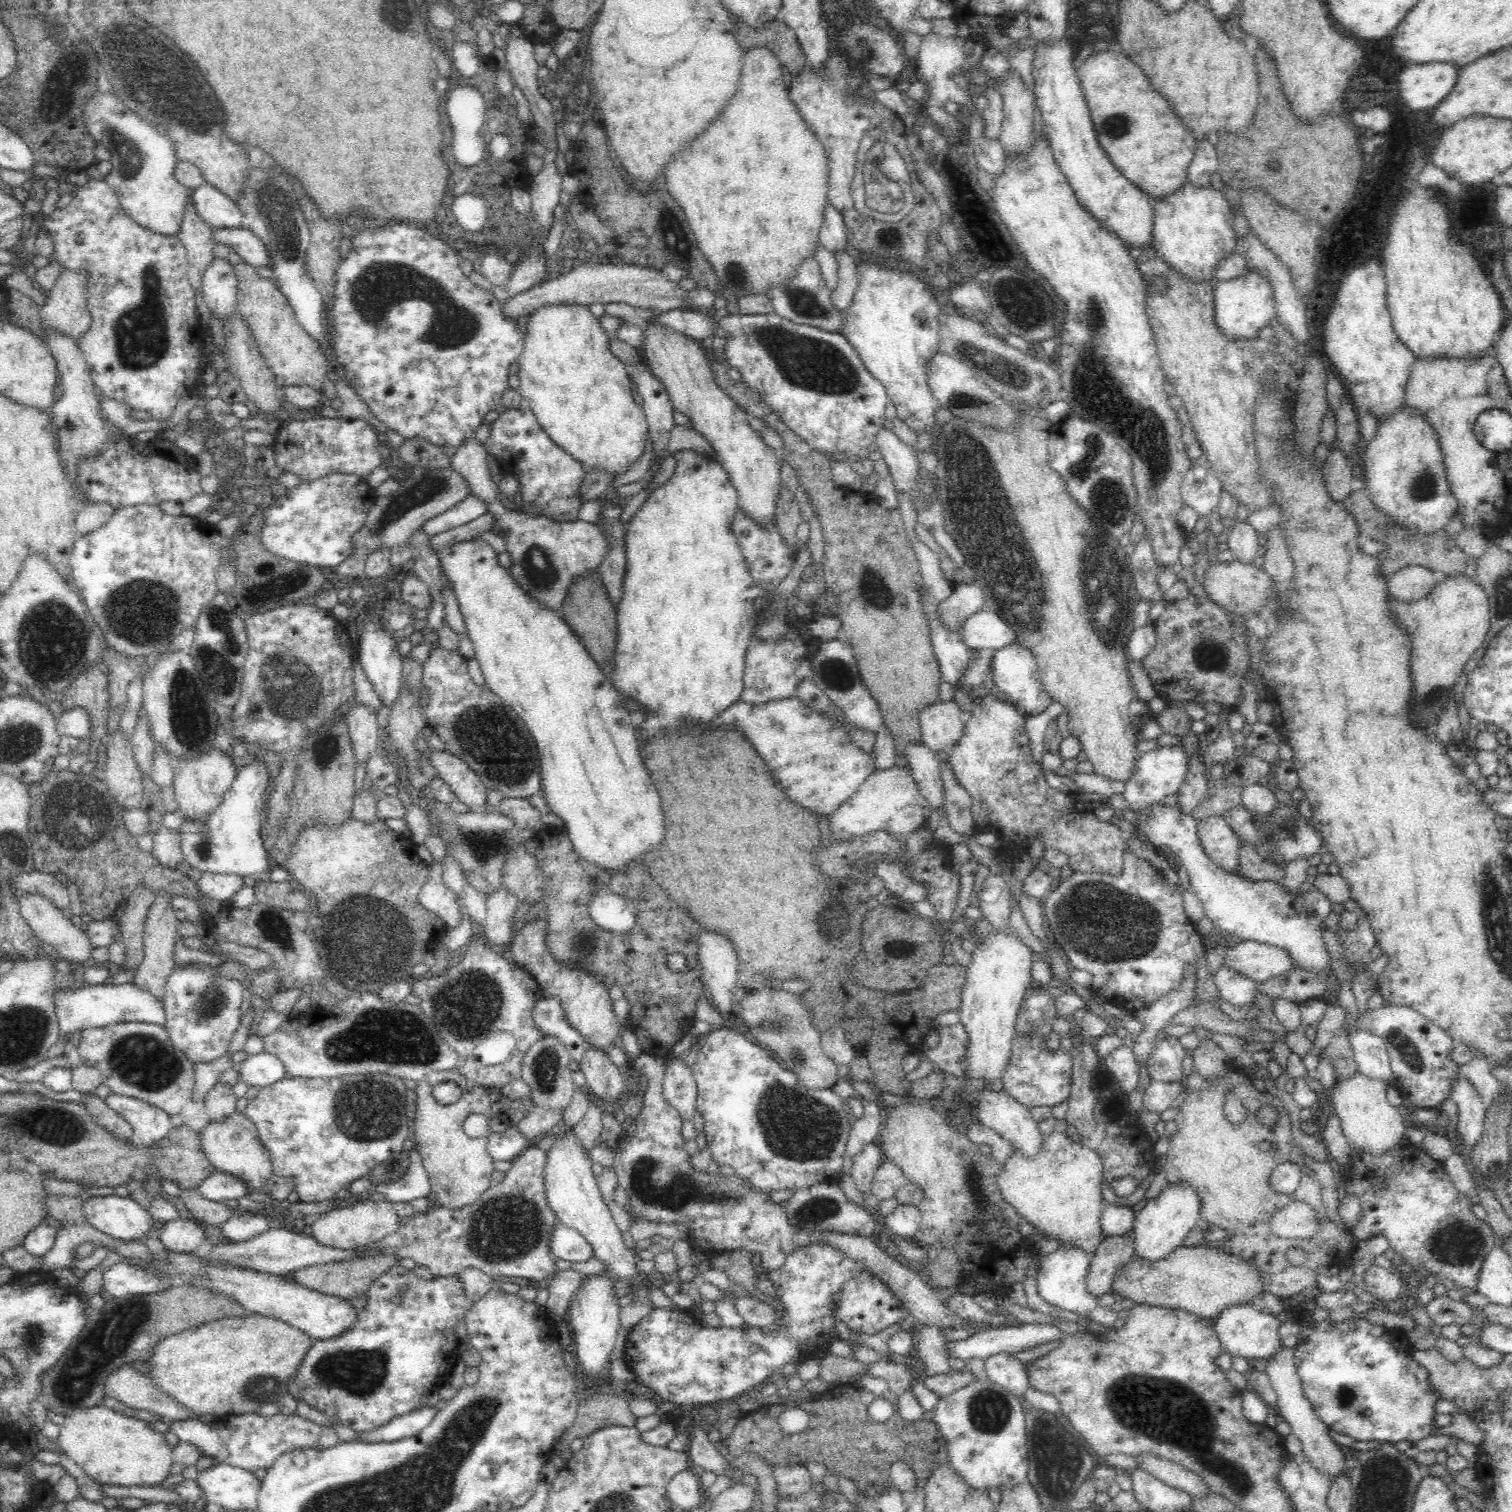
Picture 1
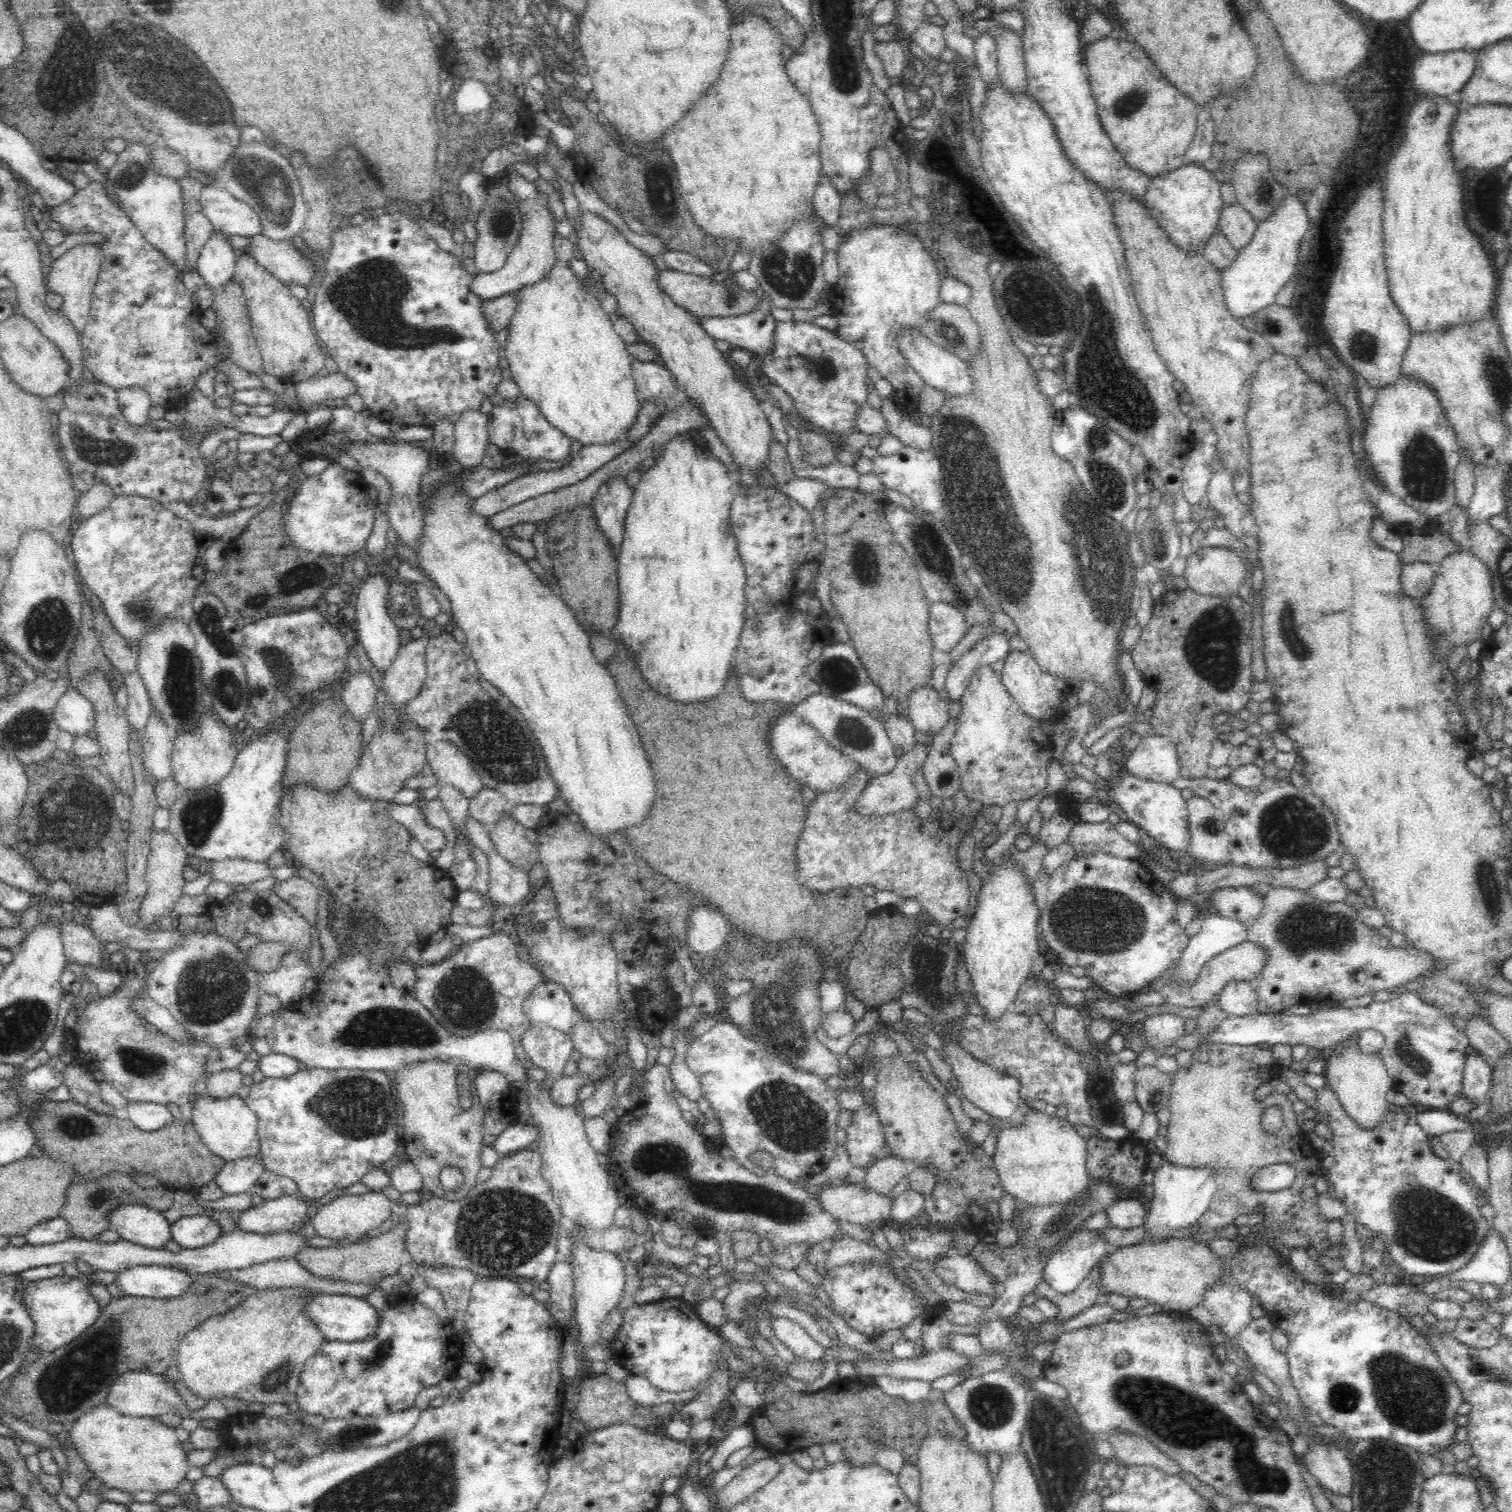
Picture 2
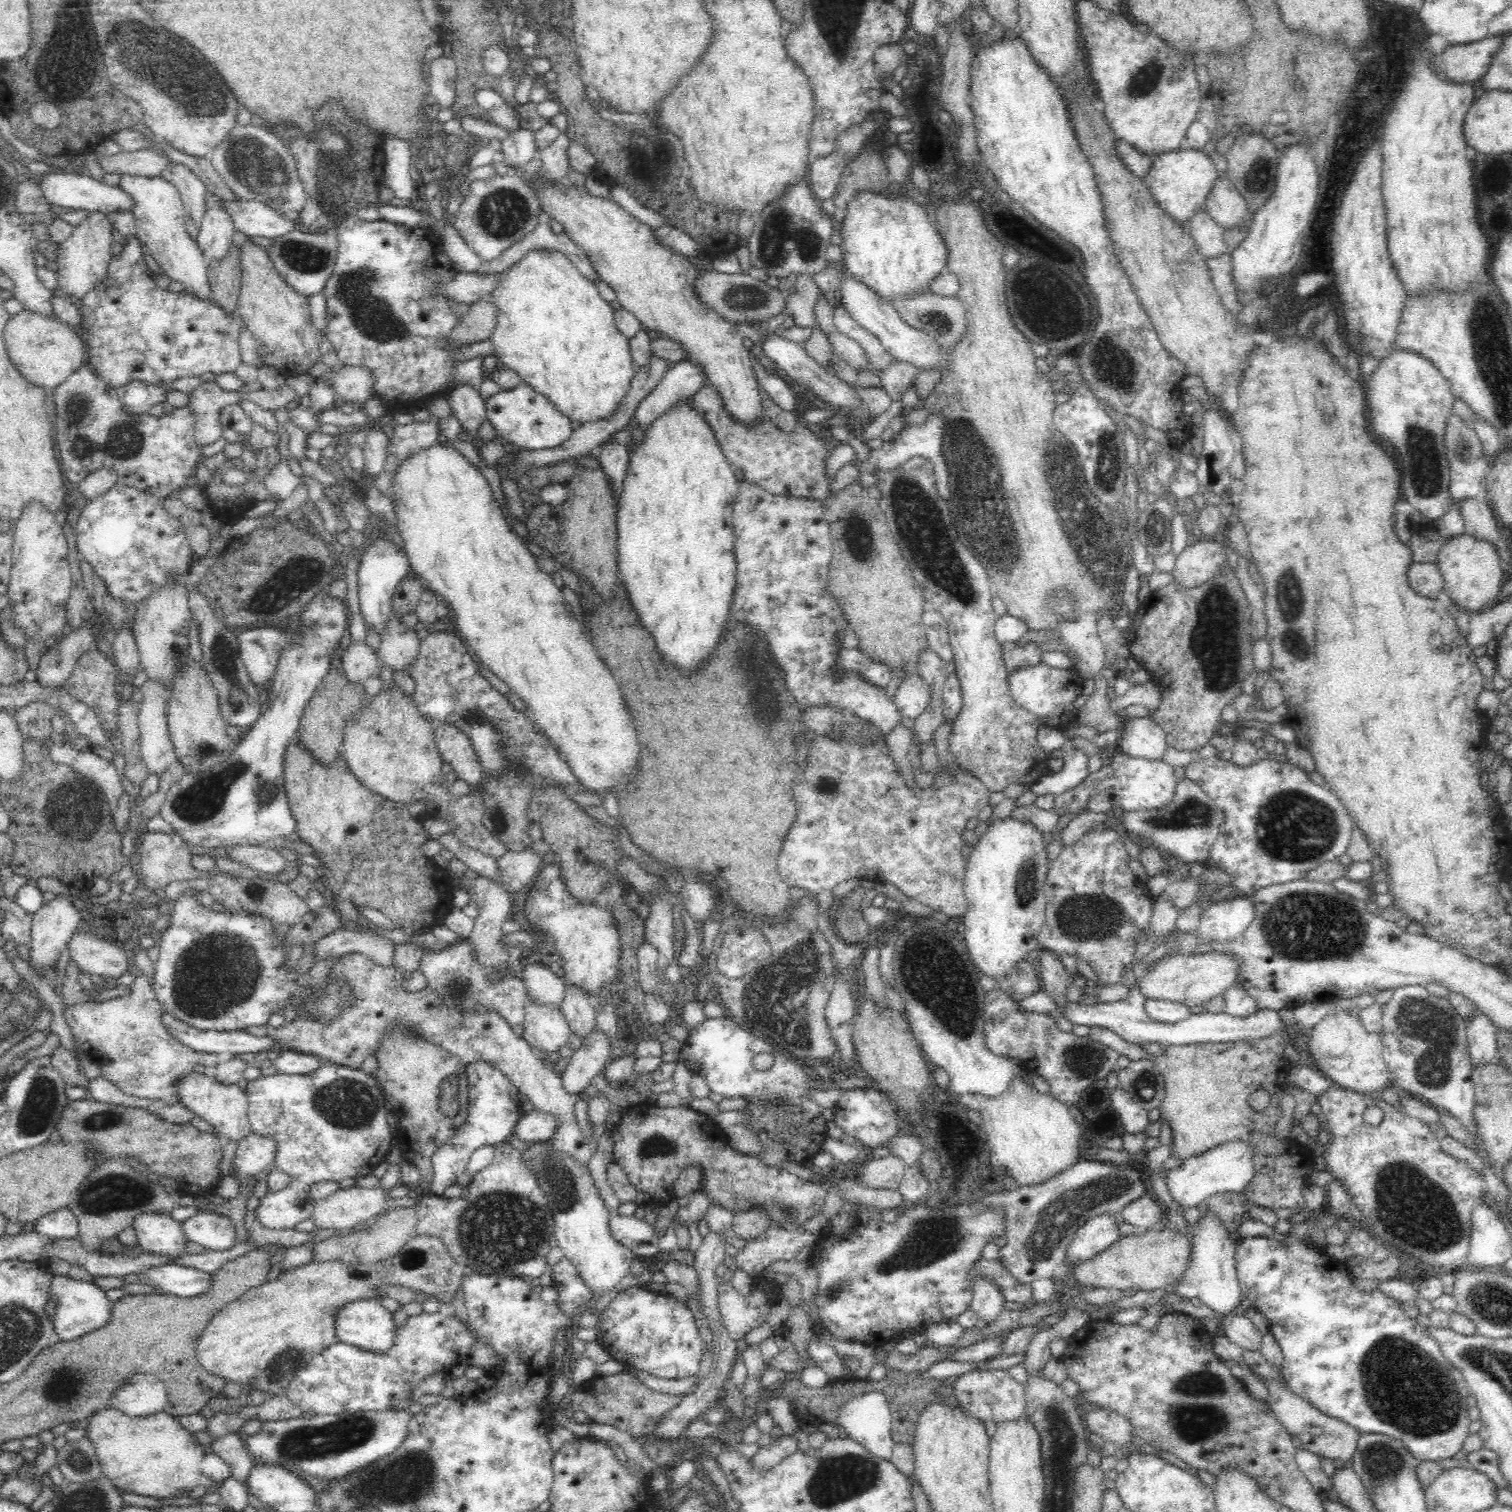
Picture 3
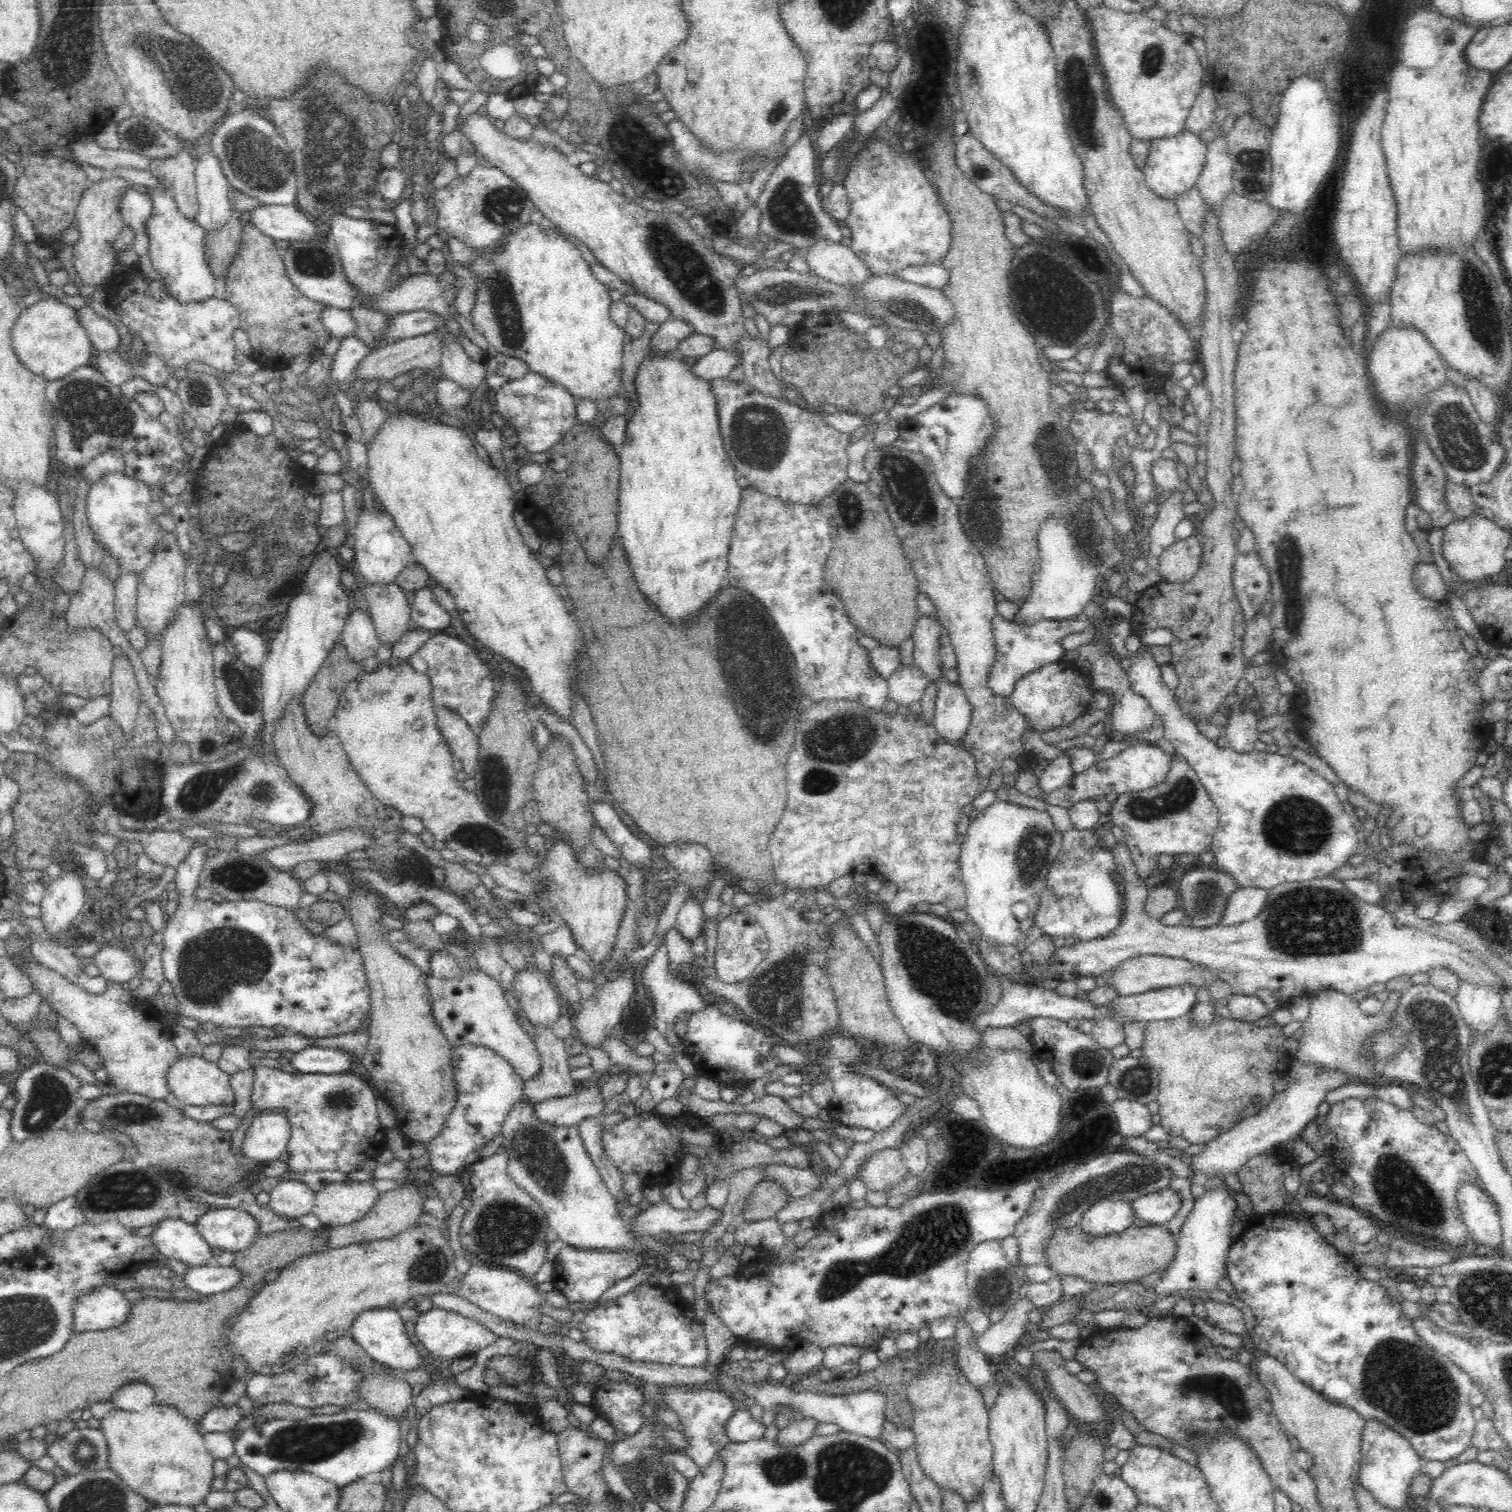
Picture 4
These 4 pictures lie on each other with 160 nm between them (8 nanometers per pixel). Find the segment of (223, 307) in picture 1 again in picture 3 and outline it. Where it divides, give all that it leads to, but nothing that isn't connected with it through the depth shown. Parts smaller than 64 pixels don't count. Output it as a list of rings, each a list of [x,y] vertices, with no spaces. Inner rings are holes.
[[[207,194],[206,213],[204,213],[197,245],[207,266],[217,263],[228,256],[234,234],[233,220],[226,210],[221,208],[221,199]]]

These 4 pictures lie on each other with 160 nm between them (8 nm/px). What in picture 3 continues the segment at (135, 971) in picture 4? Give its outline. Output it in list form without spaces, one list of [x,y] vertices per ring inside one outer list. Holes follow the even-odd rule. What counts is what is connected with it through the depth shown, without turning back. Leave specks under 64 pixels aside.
[[[78,928],[68,941],[71,960],[94,978],[108,980],[129,971],[126,954],[119,942],[104,940],[92,932],[80,932]]]

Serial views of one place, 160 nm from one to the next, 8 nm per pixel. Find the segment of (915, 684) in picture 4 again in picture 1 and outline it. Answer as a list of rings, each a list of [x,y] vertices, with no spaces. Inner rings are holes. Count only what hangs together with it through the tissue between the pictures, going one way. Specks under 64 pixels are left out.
[[[936,701],[919,714],[921,740],[932,751],[951,752],[965,731],[965,714],[955,701]]]

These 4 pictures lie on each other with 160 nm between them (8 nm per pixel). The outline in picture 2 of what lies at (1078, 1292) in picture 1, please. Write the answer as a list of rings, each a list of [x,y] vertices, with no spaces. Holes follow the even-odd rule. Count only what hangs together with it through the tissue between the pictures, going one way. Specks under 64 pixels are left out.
[[[1082,1231],[1072,1235],[1058,1250],[1054,1251],[1042,1268],[1042,1279],[1053,1291],[1060,1294],[1074,1292],[1087,1277],[1093,1266],[1106,1254],[1110,1246],[1100,1237],[1098,1231]]]

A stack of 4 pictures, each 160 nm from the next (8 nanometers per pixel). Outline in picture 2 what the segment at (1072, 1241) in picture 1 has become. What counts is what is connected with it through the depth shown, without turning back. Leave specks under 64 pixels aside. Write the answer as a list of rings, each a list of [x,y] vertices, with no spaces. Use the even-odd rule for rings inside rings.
[[[1033,1109],[1029,1114],[1018,1115],[1018,1119],[1020,1121],[1023,1119],[1023,1125],[997,1130],[997,1144],[994,1146],[995,1153],[992,1157],[996,1166],[994,1170],[999,1175],[1003,1190],[1011,1194],[1019,1205],[1032,1205],[1032,1207],[1073,1205],[1087,1193],[1087,1188],[1097,1181],[1090,1178],[1086,1169],[1087,1142],[1072,1129],[1071,1123],[1063,1113],[1048,1115]]]

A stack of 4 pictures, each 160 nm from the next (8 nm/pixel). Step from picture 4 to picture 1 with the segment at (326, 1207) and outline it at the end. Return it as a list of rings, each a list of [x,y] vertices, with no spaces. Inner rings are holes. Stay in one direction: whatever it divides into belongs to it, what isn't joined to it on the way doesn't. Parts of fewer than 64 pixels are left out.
[[[365,1196],[352,1201],[344,1207],[338,1205],[335,1209],[312,1218],[311,1235],[318,1243],[337,1249],[356,1249],[368,1243],[382,1240],[398,1230],[399,1218],[391,1202],[380,1197]]]

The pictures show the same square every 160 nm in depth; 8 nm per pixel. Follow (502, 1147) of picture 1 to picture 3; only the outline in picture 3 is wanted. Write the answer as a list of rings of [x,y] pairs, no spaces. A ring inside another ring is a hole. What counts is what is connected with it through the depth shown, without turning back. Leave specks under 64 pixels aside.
[[[532,1110],[520,1117],[515,1126],[514,1136],[528,1144],[547,1142],[554,1130],[556,1130],[556,1117]]]

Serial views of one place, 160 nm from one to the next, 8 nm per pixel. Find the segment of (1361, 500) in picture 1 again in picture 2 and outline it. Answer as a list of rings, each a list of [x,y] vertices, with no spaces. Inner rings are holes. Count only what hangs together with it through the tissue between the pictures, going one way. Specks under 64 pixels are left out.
[[[1436,520],[1427,522],[1419,529],[1406,523],[1394,523],[1393,528],[1402,537],[1403,550],[1399,554],[1402,564],[1417,561],[1437,567],[1448,556],[1464,550],[1462,545],[1458,545],[1439,528],[1439,523]]]

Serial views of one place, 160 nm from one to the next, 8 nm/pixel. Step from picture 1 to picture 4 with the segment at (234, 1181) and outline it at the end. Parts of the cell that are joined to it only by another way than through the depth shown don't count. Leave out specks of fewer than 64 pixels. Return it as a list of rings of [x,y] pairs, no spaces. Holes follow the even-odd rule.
[[[264,1110],[253,1117],[240,1152],[262,1166],[284,1154],[289,1138],[290,1123],[284,1113]]]

